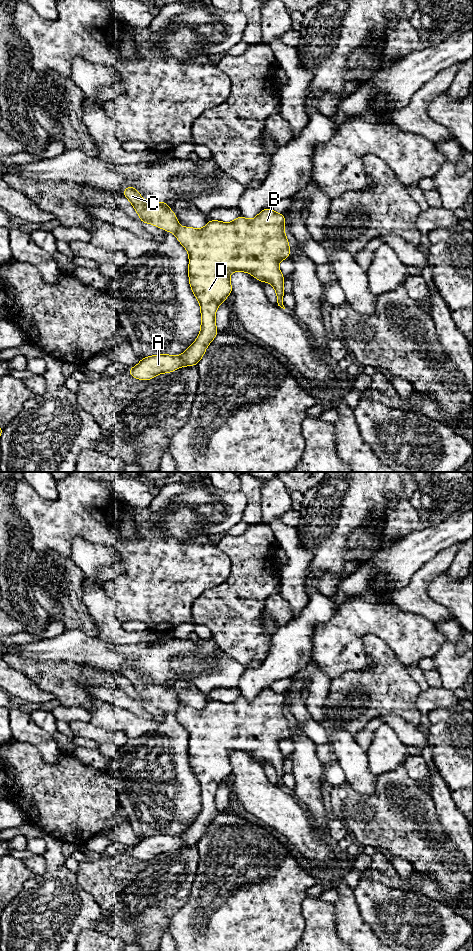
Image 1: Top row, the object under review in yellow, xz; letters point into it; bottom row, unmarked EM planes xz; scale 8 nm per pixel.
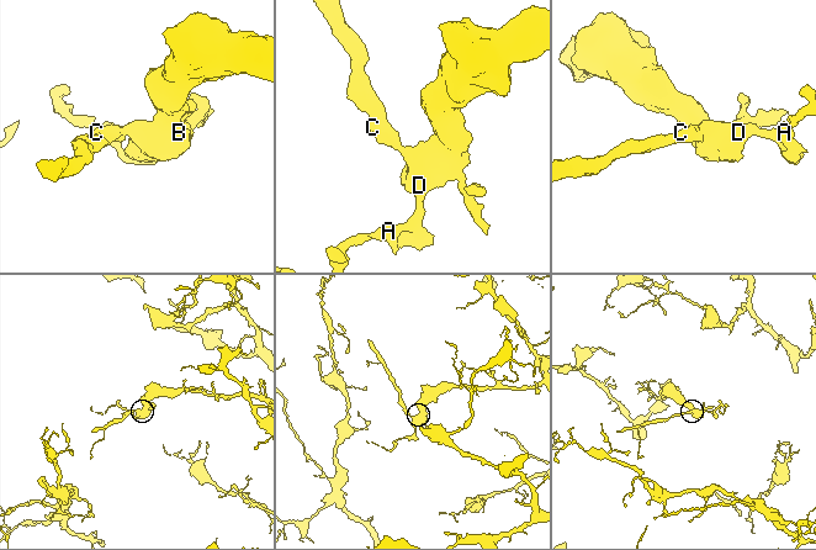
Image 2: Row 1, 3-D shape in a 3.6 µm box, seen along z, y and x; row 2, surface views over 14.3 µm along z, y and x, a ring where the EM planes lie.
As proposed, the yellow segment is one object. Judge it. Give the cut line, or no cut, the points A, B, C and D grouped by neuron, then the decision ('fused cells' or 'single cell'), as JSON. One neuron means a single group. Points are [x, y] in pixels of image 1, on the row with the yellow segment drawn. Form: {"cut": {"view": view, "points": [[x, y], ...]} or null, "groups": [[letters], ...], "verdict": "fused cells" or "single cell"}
{"cut": {"view": "xz", "points": [[179, 226], [175, 233]]}, "groups": [["A", "B", "D"], ["C"]], "verdict": "fused cells"}

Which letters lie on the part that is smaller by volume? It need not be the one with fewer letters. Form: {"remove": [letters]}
{"remove": ["C"]}

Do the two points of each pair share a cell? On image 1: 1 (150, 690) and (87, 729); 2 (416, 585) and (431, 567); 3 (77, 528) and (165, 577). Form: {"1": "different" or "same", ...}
{"1": "different", "2": "same", "3": "same"}

